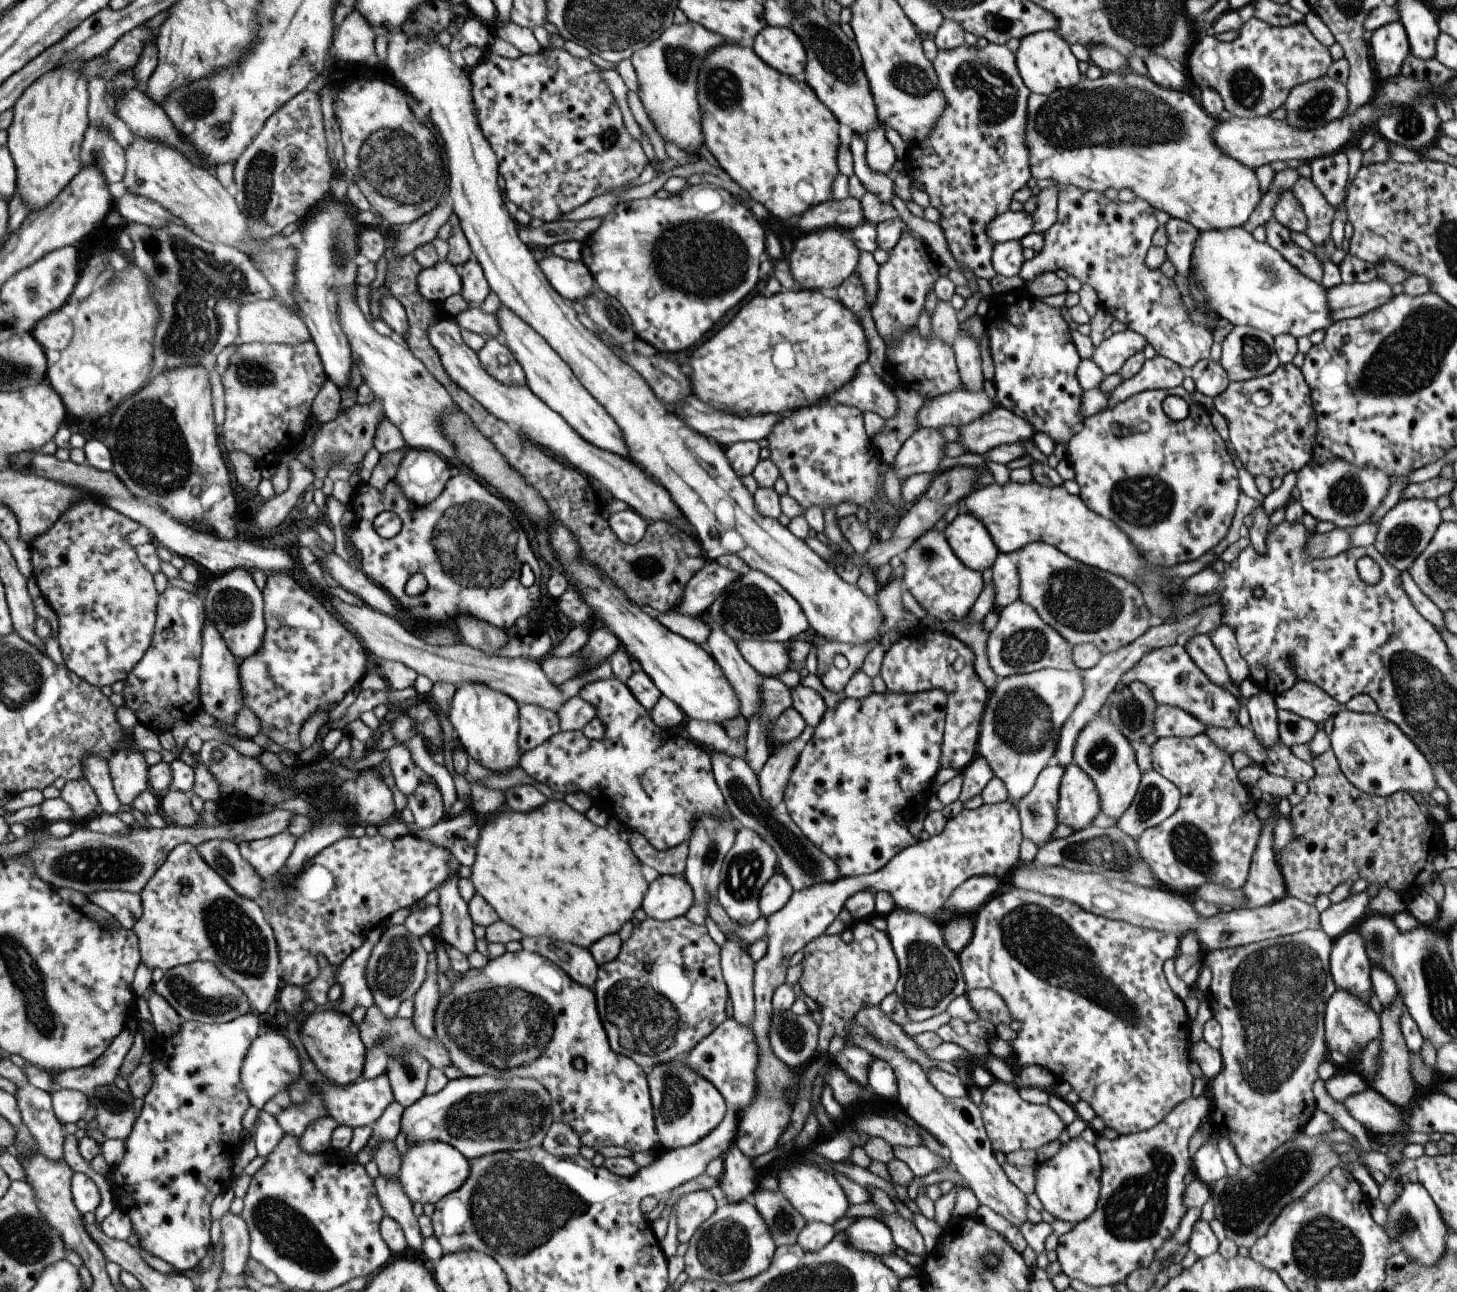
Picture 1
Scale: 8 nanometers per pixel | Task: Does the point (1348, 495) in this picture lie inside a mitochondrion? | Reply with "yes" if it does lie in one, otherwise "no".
yes

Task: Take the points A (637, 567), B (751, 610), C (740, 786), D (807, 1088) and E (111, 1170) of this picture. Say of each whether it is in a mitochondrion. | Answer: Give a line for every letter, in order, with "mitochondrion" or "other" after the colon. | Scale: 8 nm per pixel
A: mitochondrion
B: mitochondrion
C: mitochondrion
D: other
E: other

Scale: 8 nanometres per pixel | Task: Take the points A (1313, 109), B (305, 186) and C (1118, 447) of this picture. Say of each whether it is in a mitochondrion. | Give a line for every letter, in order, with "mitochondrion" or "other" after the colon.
A: mitochondrion
B: other
C: other

